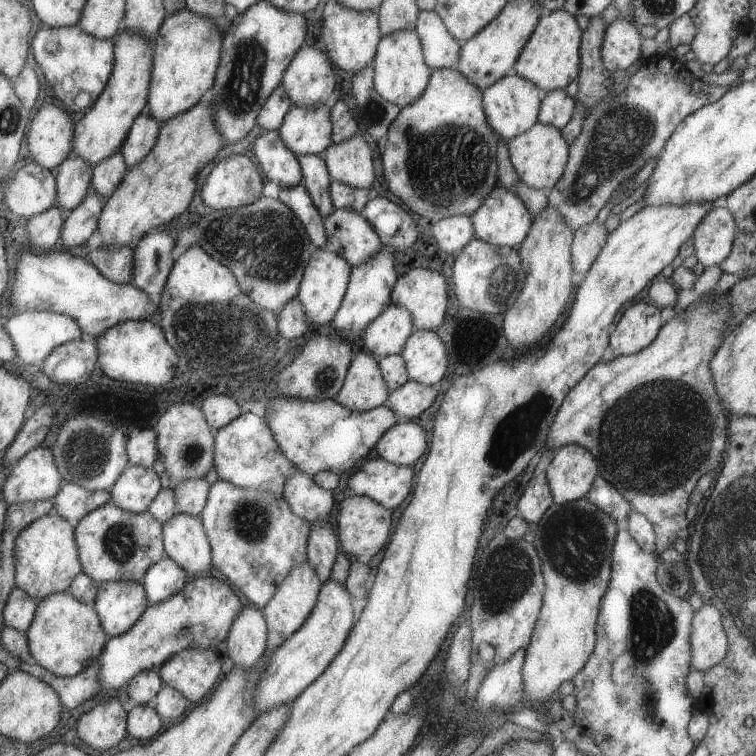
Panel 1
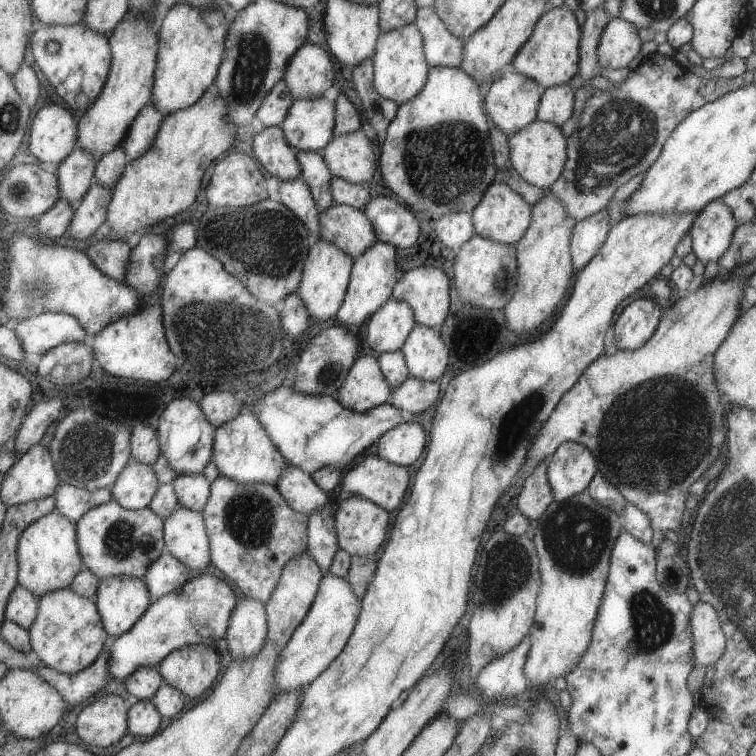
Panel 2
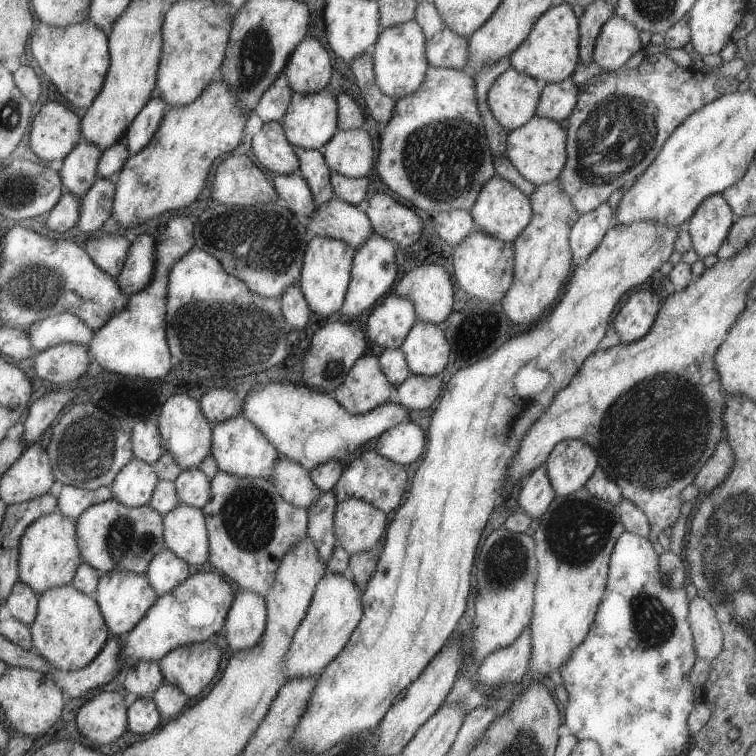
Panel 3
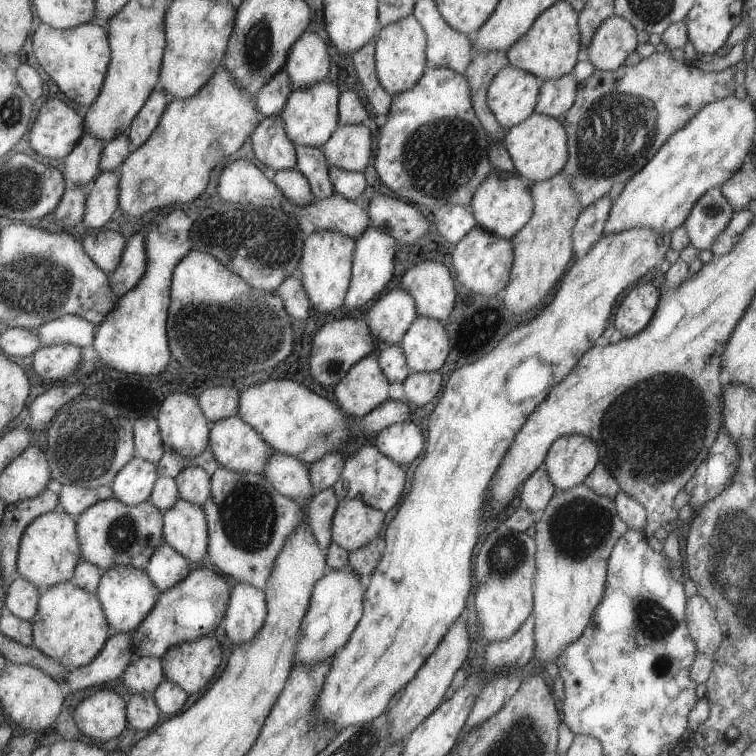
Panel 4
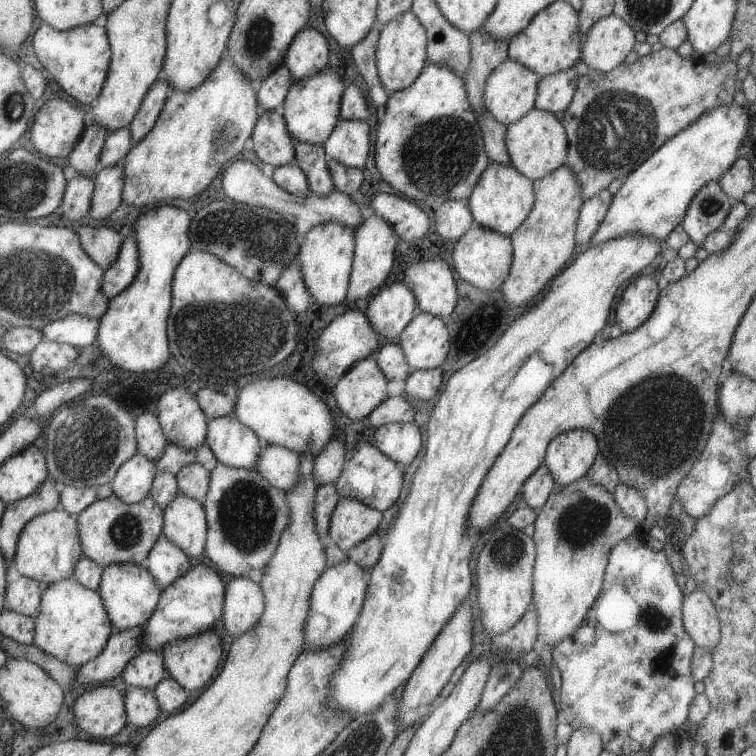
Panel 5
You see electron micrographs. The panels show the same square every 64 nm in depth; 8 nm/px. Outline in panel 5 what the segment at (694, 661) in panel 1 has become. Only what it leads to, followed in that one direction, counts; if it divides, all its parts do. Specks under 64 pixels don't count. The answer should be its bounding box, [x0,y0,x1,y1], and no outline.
[682,589,720,650]

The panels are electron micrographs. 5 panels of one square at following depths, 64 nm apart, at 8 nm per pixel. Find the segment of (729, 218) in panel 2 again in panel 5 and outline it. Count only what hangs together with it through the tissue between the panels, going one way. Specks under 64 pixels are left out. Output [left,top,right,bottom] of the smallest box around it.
[681,179,734,247]

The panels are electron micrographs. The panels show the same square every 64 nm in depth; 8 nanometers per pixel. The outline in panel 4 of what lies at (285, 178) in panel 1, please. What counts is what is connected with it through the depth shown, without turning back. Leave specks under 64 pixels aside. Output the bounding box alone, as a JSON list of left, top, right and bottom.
[249,115,296,171]

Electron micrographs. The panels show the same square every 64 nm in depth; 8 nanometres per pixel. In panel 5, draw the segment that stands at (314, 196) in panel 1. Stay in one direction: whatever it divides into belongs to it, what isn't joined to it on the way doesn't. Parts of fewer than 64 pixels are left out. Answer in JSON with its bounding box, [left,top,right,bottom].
[292,141,334,196]

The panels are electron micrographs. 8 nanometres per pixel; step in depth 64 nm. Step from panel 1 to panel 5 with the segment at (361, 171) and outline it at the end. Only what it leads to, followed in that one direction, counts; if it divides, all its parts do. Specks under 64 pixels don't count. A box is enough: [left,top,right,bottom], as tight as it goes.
[322,118,369,169]

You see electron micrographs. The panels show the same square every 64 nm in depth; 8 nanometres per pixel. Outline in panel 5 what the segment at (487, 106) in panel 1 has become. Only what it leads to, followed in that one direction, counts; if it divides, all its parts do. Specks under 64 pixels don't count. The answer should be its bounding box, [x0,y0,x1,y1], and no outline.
[482,57,540,126]

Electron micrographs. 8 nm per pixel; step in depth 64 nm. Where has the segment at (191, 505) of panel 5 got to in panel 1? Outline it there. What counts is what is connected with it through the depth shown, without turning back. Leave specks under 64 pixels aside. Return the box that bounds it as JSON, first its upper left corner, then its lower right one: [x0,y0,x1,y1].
[162,513,211,577]

